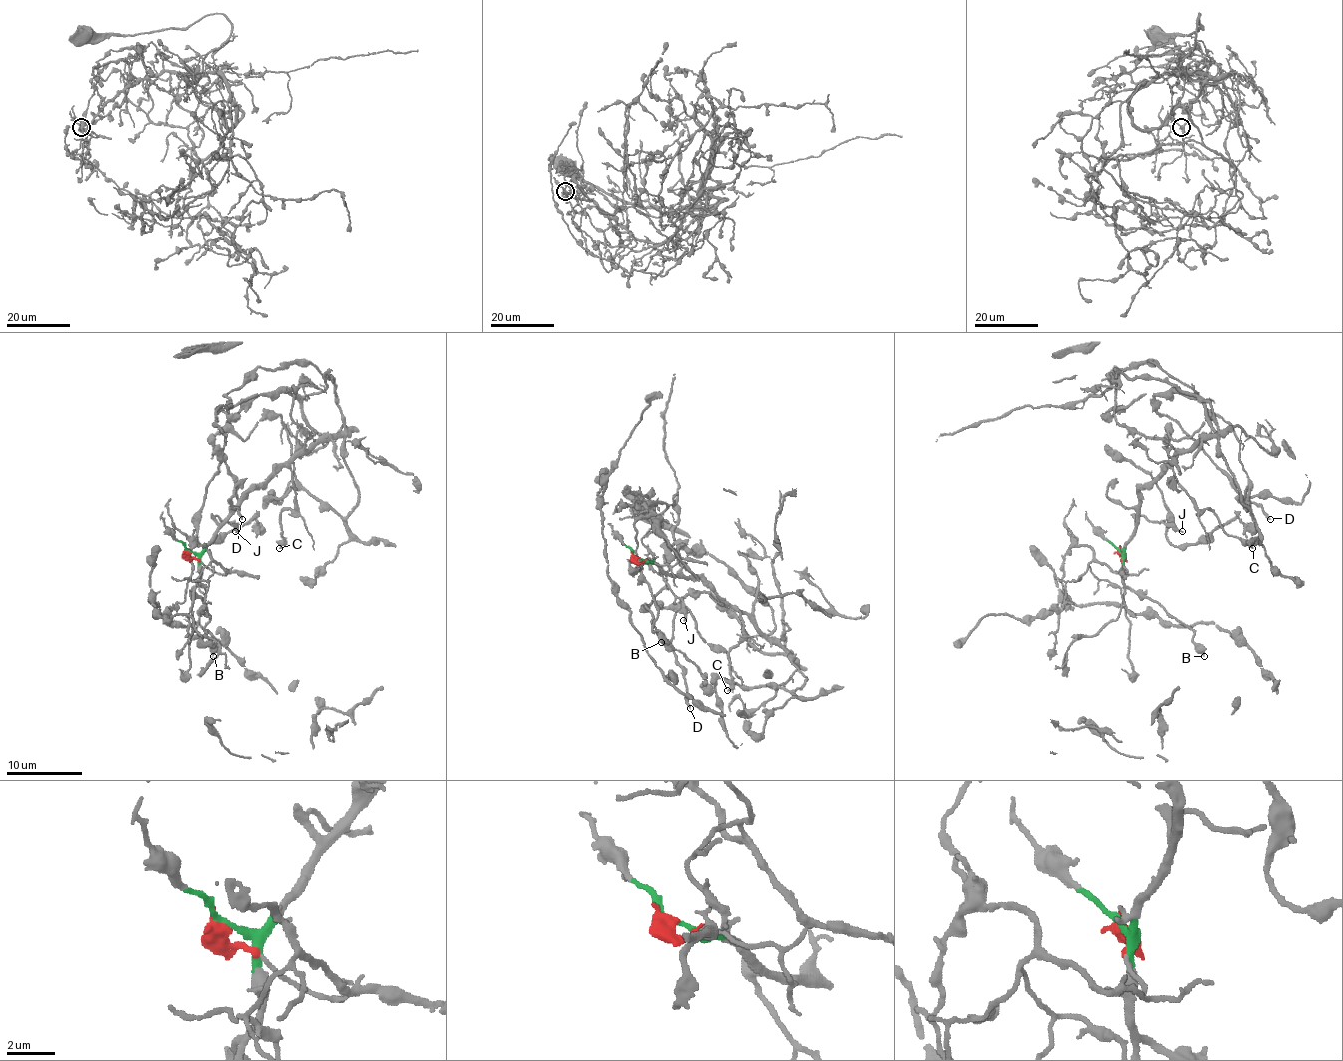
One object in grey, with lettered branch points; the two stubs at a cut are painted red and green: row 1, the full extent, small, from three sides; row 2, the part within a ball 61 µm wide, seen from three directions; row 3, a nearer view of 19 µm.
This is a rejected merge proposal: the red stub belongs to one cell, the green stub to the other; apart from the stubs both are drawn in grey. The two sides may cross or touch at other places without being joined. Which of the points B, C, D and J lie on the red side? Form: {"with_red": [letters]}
{"with_red": []}

